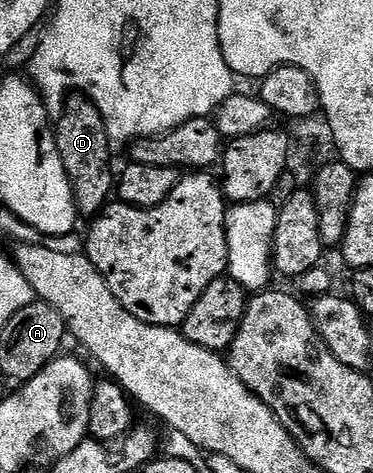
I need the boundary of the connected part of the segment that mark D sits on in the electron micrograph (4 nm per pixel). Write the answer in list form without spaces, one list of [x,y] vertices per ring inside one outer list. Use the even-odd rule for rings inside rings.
[[[70,95],[62,106],[62,116],[57,118],[54,138],[60,151],[60,159],[64,163],[64,171],[68,175],[70,185],[74,188],[74,202],[83,218],[93,219],[106,208],[116,189],[116,169],[110,166],[110,148],[112,142],[108,135],[108,127],[100,115],[100,111],[85,95]]]

